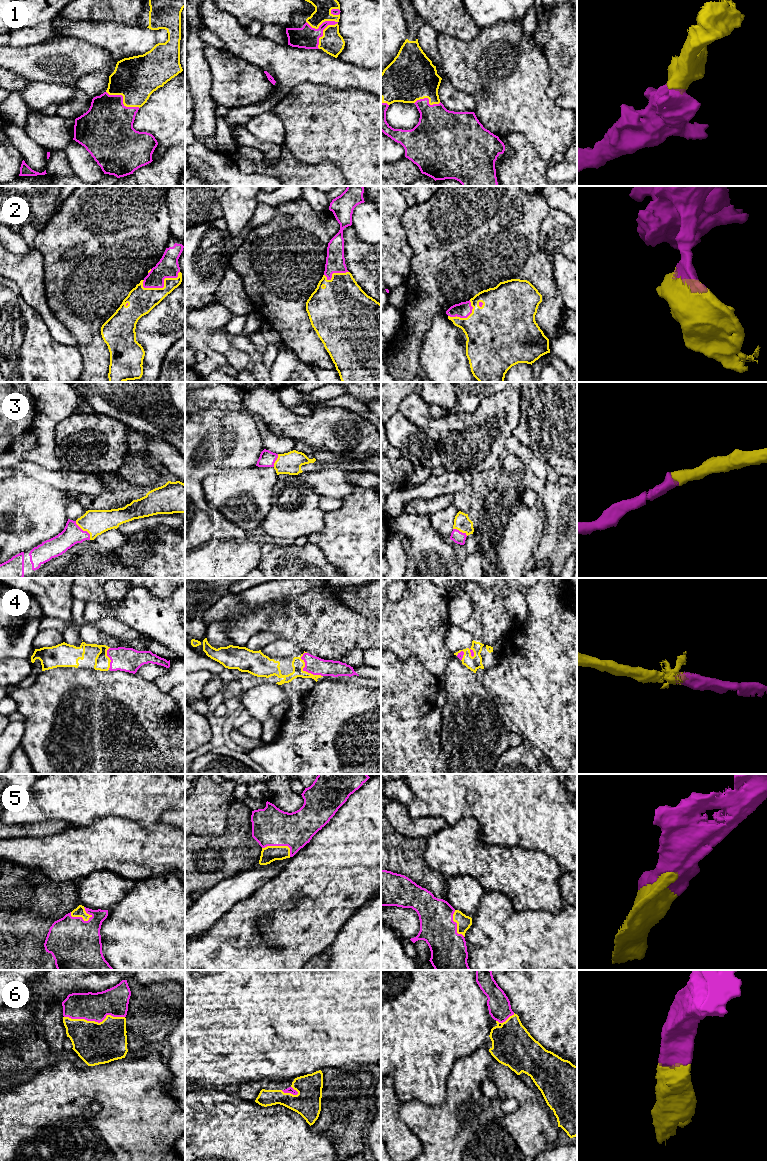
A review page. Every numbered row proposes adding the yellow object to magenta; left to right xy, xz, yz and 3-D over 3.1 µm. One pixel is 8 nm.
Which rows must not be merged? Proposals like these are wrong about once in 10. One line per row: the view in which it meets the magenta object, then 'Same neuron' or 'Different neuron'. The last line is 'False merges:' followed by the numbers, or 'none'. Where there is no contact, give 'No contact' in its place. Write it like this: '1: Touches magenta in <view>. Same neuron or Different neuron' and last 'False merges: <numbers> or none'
1: Touches magenta in xz. Same neuron
2: Touches magenta in xy. Same neuron
3: Touches magenta in xy. Same neuron
4: Touches magenta in xz. Same neuron
5: Touches magenta in xy. Same neuron
6: Touches magenta in xy. Same neuron
False merges: none

